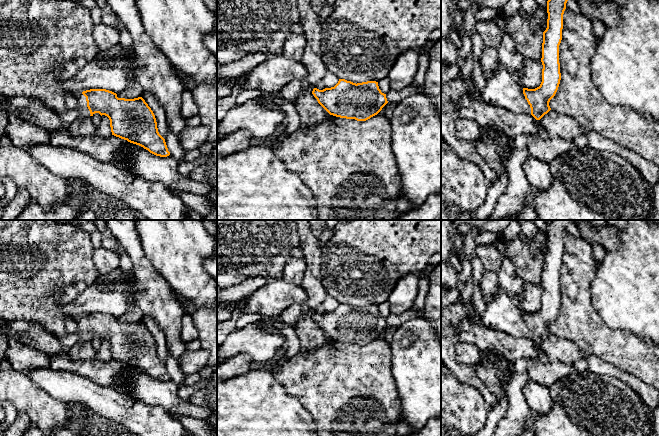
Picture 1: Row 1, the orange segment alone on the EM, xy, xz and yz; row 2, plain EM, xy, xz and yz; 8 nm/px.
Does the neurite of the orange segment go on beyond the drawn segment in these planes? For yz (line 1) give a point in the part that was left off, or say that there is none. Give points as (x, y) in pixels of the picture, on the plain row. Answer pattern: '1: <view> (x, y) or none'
1: none

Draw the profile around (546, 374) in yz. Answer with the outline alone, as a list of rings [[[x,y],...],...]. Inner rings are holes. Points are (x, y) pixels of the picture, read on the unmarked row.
[[[532,359],[528,363],[530,380],[550,388],[558,380],[568,376],[573,366],[562,362],[543,363],[539,359]]]

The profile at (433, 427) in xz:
[[[441,417],[432,418],[419,432],[407,436],[441,436]]]

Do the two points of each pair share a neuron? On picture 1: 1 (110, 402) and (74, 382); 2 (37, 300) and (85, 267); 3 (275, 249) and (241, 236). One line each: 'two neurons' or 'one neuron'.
1: one neuron
2: one neuron
3: one neuron

